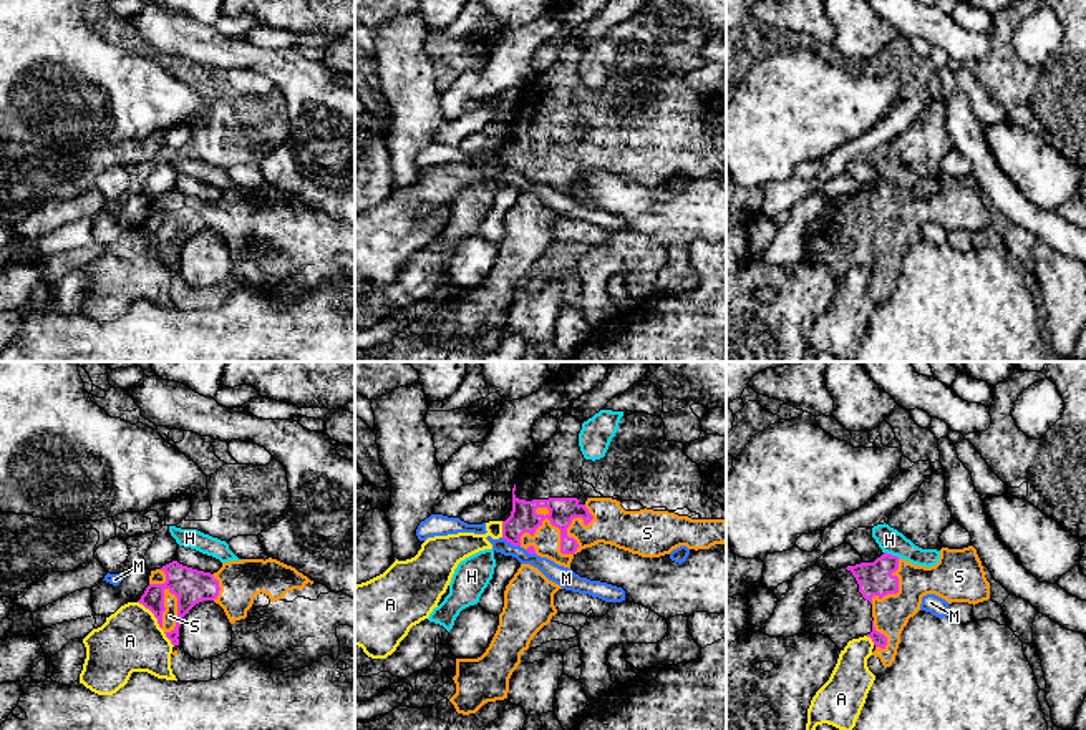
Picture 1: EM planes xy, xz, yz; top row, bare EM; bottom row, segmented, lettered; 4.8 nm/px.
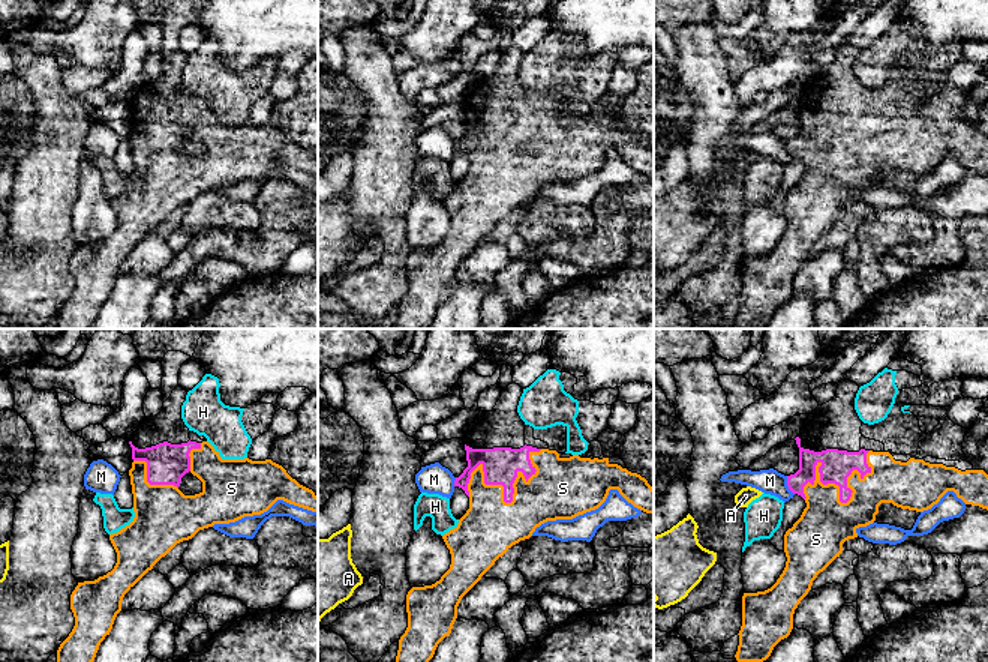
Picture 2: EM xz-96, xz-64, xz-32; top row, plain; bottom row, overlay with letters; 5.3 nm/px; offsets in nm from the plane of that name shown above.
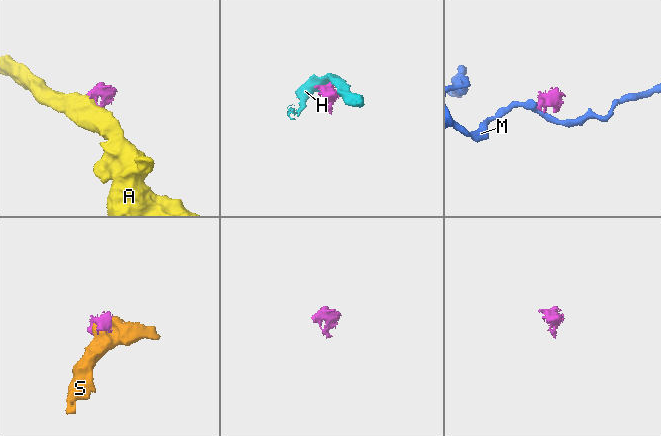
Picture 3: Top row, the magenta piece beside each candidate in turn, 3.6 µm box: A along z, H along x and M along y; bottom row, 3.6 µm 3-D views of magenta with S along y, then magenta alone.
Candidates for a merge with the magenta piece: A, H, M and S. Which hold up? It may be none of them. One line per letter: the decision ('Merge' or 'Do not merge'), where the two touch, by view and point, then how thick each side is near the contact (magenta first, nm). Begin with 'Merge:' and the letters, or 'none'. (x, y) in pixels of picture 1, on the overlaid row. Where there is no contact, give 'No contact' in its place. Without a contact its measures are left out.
Merge: S
A: Do not merge. Touches magenta at xy (153, 613). Thickness 170 nm (magenta) against 300 nm
H: Do not merge. Touches magenta at yz (891, 554). Thickness 160 nm (magenta) against 120 nm
M: Do not merge. Touches magenta at xz (511, 543). Thickness 130 nm (magenta) against 90 nm
S: Merge. Touches magenta at xz (561, 551). Thickness 130 nm (magenta) against 150 nm

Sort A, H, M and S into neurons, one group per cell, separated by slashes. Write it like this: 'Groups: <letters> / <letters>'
Groups: A / H / M / S

